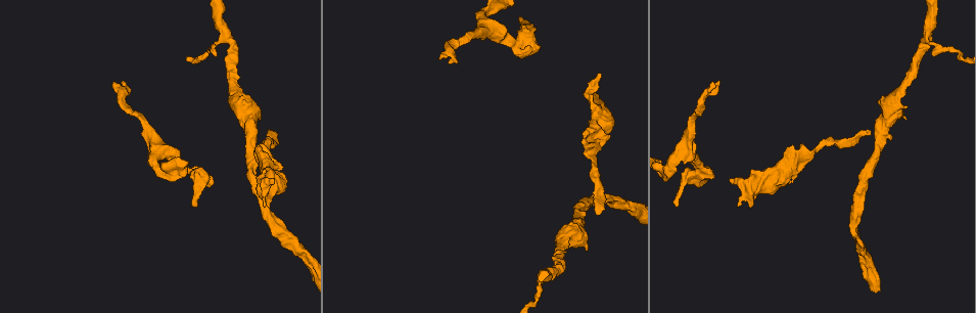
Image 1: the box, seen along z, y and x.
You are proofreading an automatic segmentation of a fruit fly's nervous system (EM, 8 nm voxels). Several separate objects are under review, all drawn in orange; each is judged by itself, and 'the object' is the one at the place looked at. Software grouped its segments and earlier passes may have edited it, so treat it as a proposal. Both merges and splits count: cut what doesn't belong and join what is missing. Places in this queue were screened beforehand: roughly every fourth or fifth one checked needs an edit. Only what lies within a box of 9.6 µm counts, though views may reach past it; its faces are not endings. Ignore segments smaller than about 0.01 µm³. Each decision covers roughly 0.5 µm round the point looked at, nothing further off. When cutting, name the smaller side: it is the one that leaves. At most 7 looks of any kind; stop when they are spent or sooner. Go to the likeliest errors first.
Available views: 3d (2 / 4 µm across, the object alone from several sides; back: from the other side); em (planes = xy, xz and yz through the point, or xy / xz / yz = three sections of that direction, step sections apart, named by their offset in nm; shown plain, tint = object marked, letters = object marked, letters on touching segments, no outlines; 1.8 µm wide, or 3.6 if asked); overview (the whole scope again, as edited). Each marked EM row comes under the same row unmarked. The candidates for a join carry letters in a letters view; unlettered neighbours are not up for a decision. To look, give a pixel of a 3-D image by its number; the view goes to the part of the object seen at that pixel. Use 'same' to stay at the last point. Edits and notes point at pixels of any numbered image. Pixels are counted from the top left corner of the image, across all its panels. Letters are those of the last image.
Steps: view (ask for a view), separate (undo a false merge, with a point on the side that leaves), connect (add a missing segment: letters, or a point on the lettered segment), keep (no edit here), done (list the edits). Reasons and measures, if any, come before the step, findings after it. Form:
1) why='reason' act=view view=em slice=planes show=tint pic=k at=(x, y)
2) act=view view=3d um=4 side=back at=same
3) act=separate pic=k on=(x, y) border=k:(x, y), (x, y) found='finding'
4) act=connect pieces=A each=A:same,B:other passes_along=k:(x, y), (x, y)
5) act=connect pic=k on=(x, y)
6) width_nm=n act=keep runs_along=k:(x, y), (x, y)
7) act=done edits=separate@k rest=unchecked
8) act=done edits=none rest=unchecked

why='free end' act=view view=3d um=2 pic=1 at=(587, 136)

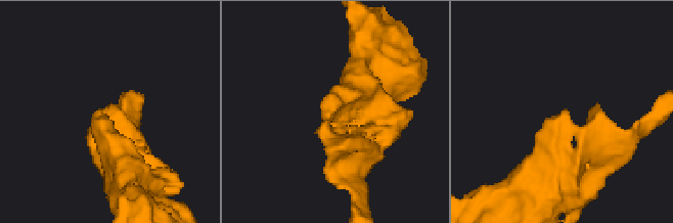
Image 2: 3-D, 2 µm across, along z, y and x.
act=view view=em slice=planes show=letters pic=2 at=(333, 113)

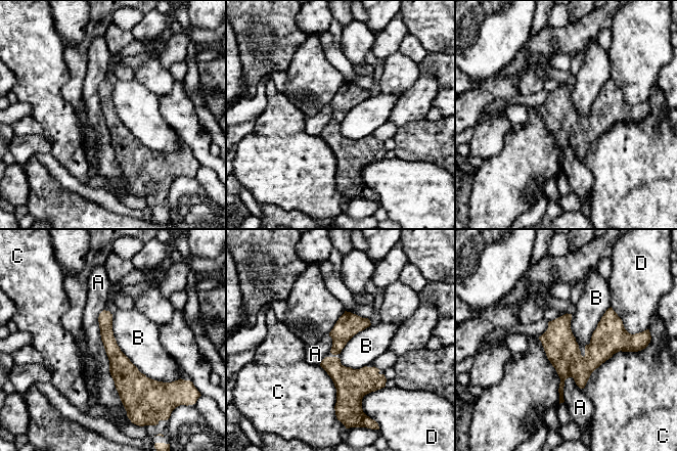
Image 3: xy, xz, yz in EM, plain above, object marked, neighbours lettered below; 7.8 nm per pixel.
act=keep each=A:other,B:other,C:other,D:other border=3:(111, 314), (116, 343), (138, 368) found='no lettered segment goes on from it'

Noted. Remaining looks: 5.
why='free end' act=view view=em slice=xy step=8 show=letters pic=1 at=(519, 20)

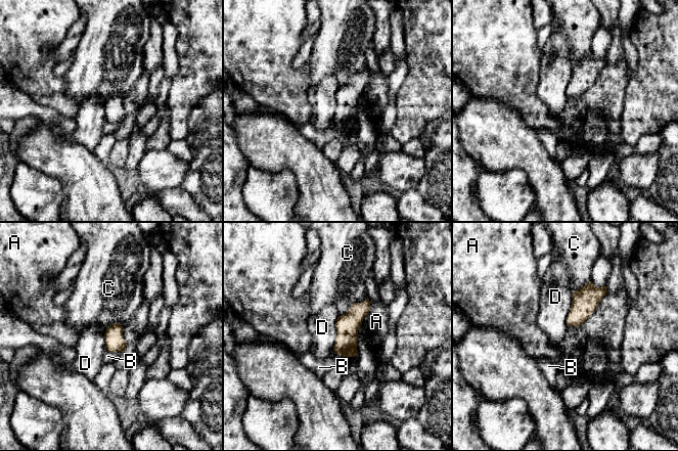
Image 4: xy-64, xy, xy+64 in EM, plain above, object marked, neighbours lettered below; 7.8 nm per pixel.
act=view view=em slice=planes show=letters at=same

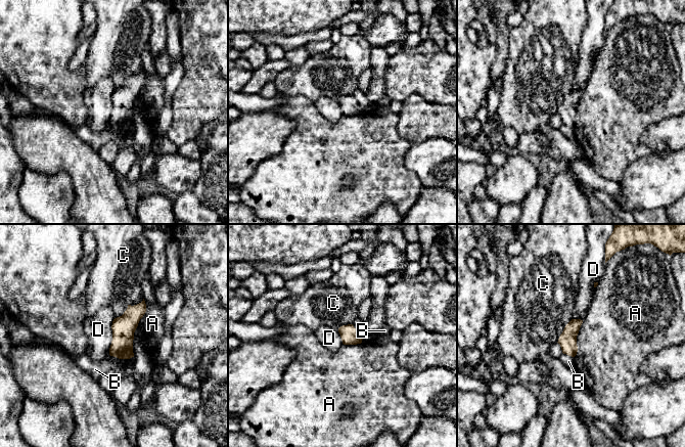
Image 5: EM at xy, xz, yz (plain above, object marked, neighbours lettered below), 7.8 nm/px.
act=keep each=A:other,B:other,C:other,D:other found='no lettered segment goes on from it'

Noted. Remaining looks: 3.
why='tapers out' act=view view=em slice=planes show=tint pic=1 at=(711, 83)

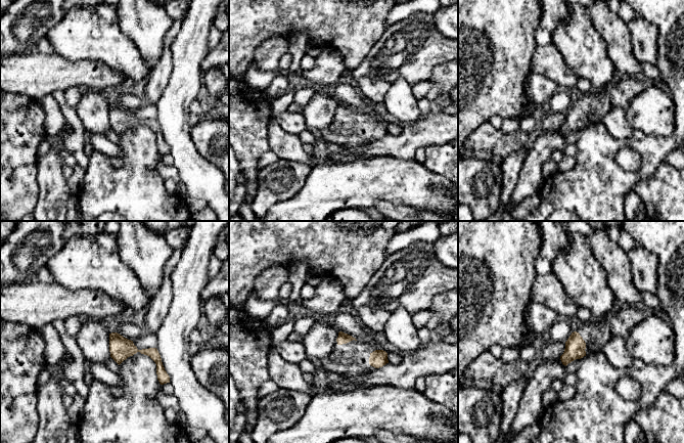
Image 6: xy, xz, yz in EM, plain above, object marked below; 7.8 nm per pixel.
act=view view=em slice=planes show=letters at=same

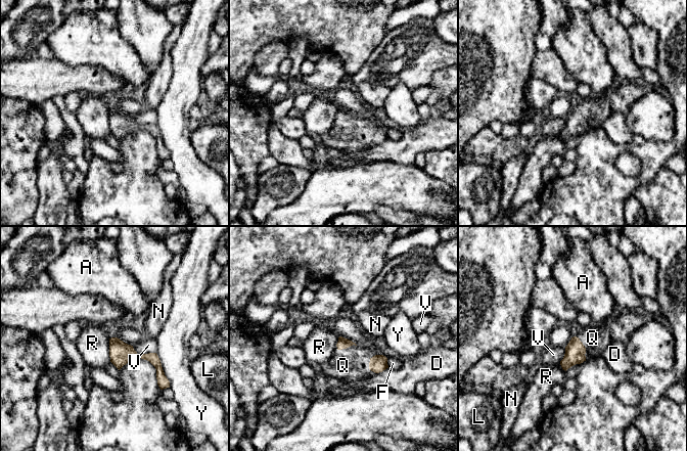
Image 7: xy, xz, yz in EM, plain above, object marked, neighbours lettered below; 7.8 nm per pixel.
longest_contact=Y:280nm act=connect pieces=Q each=A:other,D:other,F:other,L:other,N:other,Q:same,R:other,V:other,Y:other found='the cell continues'

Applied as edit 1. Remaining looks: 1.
act=done edits=connect@7 rest=unchecked

